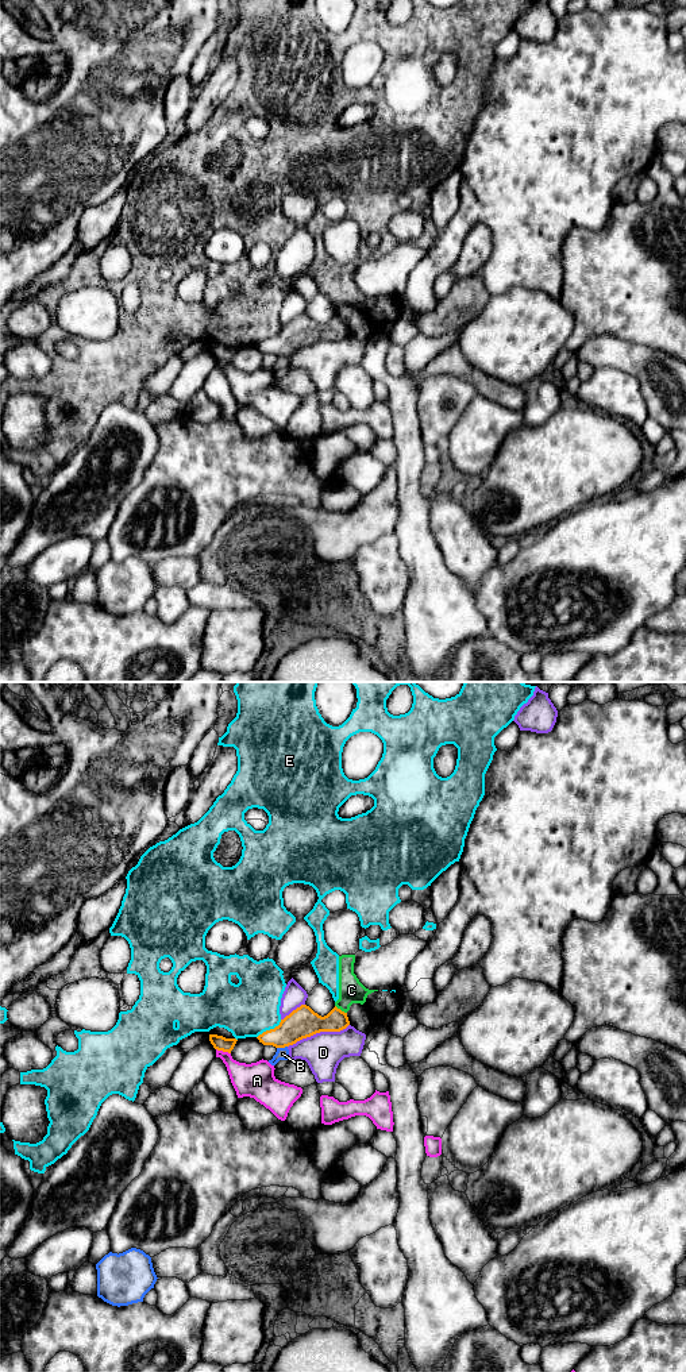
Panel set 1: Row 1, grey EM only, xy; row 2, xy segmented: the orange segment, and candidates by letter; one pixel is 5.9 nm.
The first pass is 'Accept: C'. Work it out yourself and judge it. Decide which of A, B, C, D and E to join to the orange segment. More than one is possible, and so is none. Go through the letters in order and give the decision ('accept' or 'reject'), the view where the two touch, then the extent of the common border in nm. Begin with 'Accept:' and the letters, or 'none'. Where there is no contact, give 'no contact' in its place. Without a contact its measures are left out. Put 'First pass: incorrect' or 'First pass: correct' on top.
First pass: incorrect
Accept: none
A: reject; contact in xy; length 90 nm
B: reject; contact in xy; length 70 nm
C: reject; contact in xy; length 90 nm
D: reject; contact in xy; length 400 nm
E: reject; contact in xy; length 190 nm

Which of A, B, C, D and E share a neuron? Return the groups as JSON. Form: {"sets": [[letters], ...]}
{"sets": [["A"], ["B"], ["C", "E"], ["D"]]}

